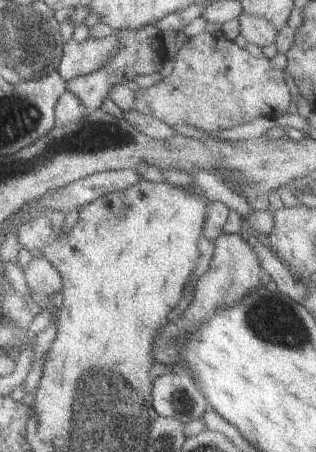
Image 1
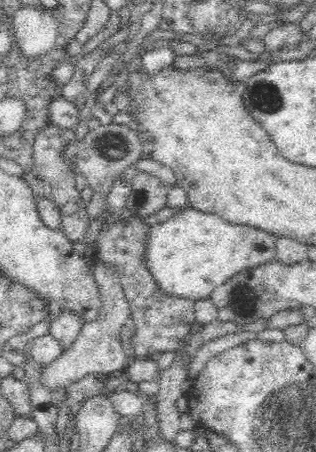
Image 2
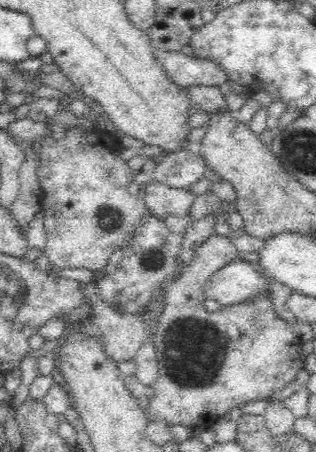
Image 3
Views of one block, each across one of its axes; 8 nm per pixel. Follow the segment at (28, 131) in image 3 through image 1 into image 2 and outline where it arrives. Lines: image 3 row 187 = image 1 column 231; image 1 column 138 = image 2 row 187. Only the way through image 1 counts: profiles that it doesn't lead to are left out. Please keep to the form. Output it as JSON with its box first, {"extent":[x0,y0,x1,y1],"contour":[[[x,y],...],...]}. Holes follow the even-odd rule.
{"extent":[74,124,144,196],"contour":[[[106,124],[106,126],[100,126],[100,128],[88,132],[78,142],[78,156],[76,156],[74,170],[86,178],[88,188],[92,188],[94,192],[102,192],[106,196],[108,190],[112,190],[112,186],[116,184],[120,172],[128,170],[136,160],[142,158],[142,154],[144,154],[144,150],[142,150],[142,140],[140,140],[138,132],[134,132],[132,128],[128,128],[124,124]],[[108,148],[120,148],[124,154],[120,158],[110,158],[106,154]]]}

